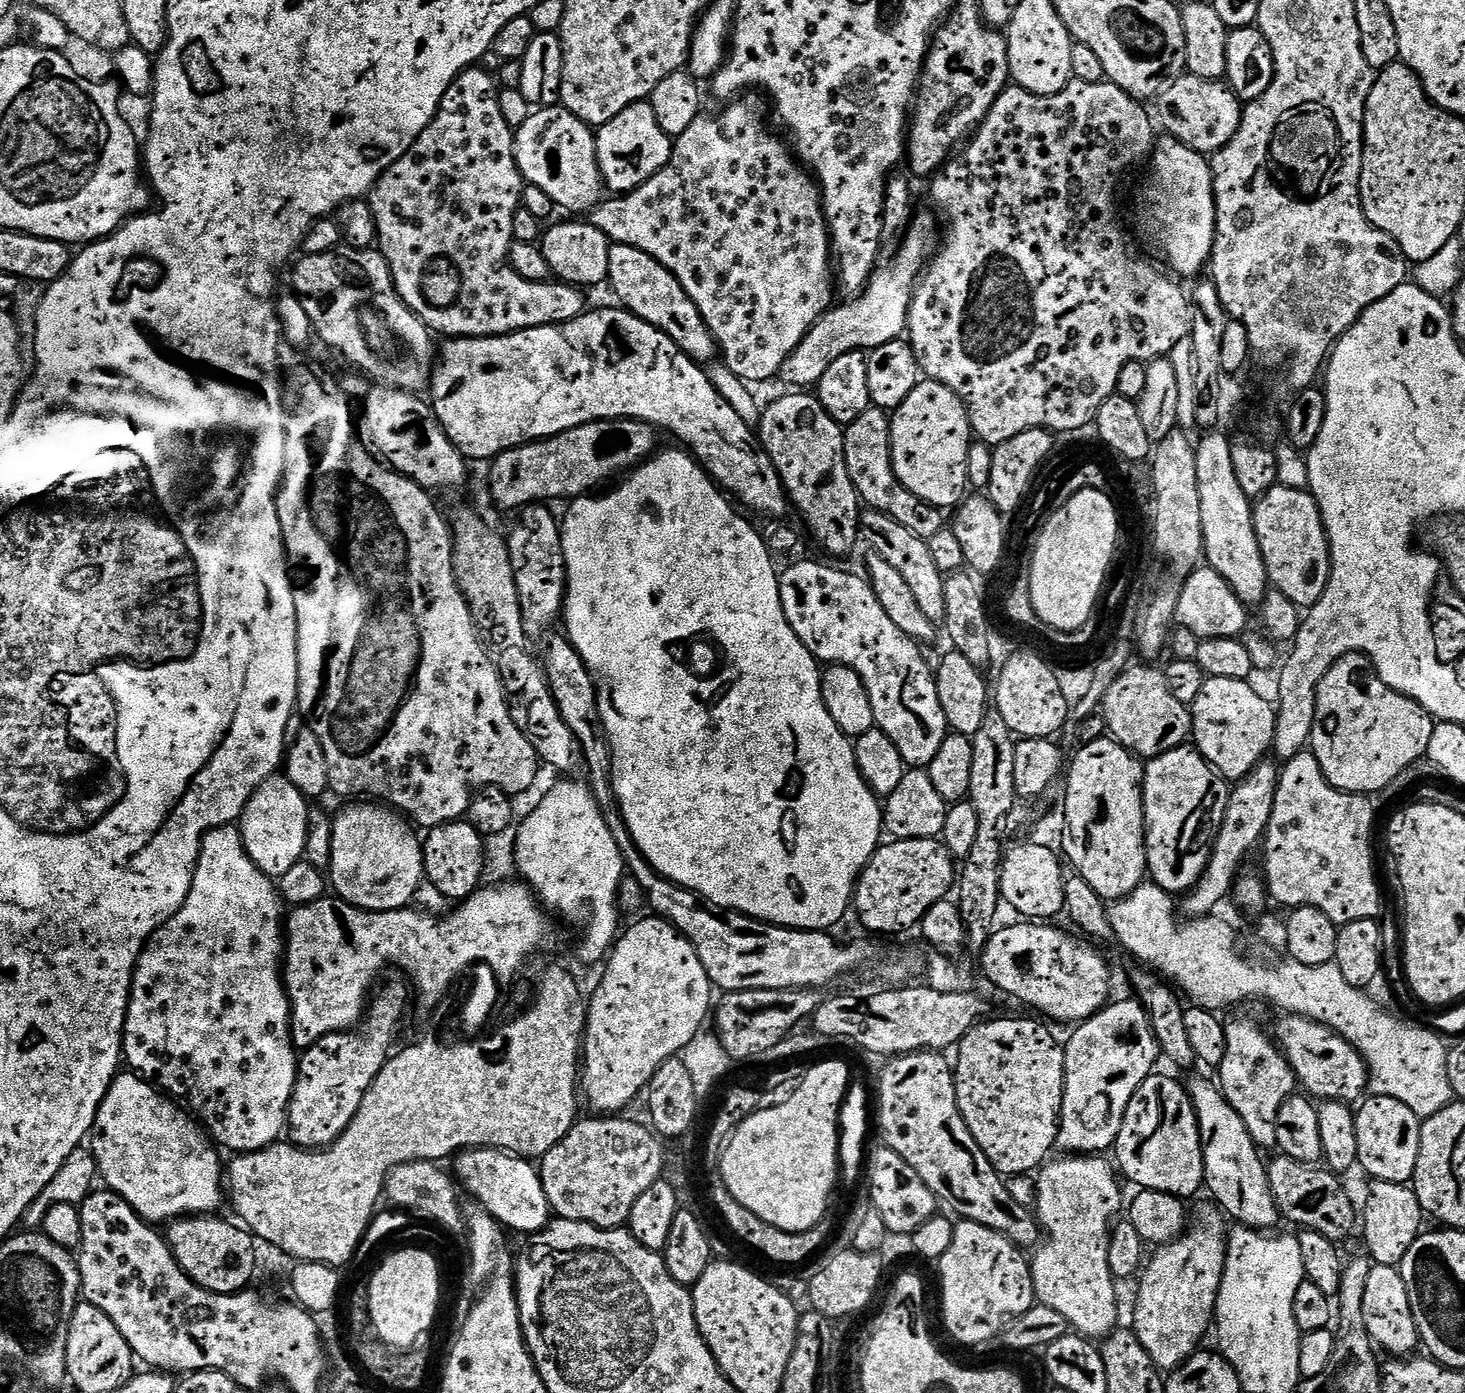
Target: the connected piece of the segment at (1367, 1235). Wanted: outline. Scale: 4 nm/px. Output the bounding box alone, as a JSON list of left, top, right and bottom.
[1362,1180,1426,1267]

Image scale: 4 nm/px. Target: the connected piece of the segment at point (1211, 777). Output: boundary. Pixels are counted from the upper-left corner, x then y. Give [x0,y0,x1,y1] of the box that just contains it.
[1144,746,1229,894]

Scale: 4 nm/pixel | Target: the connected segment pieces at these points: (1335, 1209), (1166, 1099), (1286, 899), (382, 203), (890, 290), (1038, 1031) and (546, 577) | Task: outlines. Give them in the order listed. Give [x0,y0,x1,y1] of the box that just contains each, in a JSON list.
[[1266,1154,1358,1242],[1114,1074,1205,1198],[1262,750,1381,926],[367,66,586,338],[780,211,942,390],[955,1020,1065,1176],[506,502,568,638]]

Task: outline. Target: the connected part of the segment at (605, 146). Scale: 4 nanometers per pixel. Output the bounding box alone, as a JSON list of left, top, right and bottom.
[595,102,673,194]

